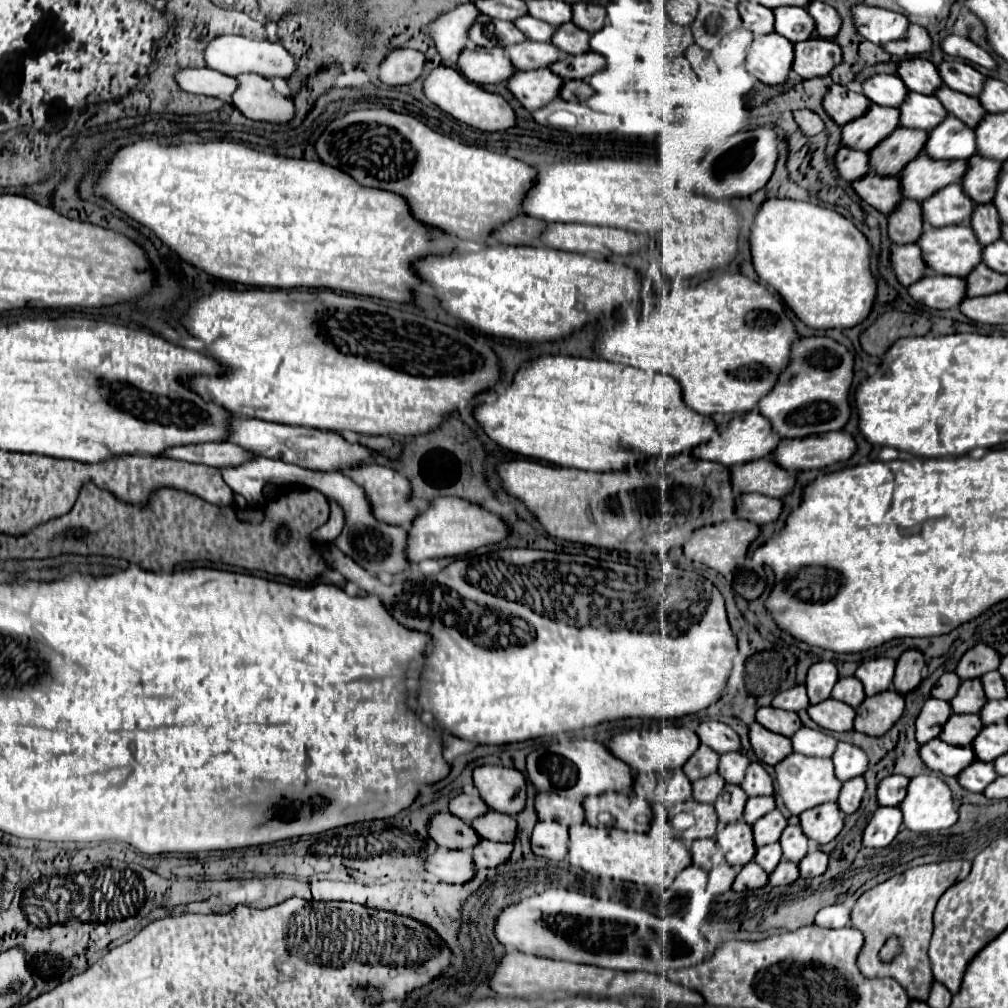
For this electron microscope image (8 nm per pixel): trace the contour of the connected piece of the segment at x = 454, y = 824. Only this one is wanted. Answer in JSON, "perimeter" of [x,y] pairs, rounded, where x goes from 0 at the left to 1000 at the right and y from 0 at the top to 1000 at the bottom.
{"perimeter":[[[447,807],[432,809],[426,818],[426,828],[436,840],[443,842],[469,842],[469,838],[477,836],[471,822]]]}

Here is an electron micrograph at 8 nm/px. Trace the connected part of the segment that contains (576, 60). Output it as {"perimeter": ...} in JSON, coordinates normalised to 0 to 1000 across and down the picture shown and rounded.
{"perimeter":[[[584,51],[578,55],[559,55],[553,63],[547,64],[547,70],[559,78],[582,78],[598,66],[598,55]]]}

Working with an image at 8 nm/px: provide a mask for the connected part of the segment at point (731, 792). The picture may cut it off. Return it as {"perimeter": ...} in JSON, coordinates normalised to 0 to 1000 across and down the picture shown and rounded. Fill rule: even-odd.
{"perimeter":[[[719,779],[719,785],[709,795],[709,803],[715,818],[723,818],[727,814],[737,814],[737,805],[741,797],[741,787],[731,779]]]}

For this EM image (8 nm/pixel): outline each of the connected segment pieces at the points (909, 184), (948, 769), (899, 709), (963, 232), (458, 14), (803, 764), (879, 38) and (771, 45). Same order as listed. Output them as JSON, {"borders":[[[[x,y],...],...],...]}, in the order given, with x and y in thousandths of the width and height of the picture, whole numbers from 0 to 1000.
{"borders":[[[[916,152],[892,174],[896,193],[914,201],[916,195],[924,195],[930,191],[930,188],[936,188],[943,182],[953,182],[957,168],[957,160],[930,160]]],[[[926,733],[920,739],[914,739],[914,751],[922,759],[922,763],[932,765],[936,769],[949,771],[953,763],[959,763],[967,755],[963,741],[949,741],[938,735]]],[[[878,686],[868,691],[860,691],[850,701],[848,725],[870,731],[878,729],[896,709],[898,693],[890,686]]],[[[941,223],[941,225],[922,225],[910,239],[918,251],[920,265],[938,271],[957,275],[969,261],[973,261],[975,243],[961,223]]],[[[463,3],[438,15],[424,27],[426,37],[432,41],[434,51],[441,61],[439,64],[447,64],[449,68],[453,68],[453,57],[465,43],[465,29],[475,15],[477,11],[469,3]]],[[[785,747],[781,753],[777,753],[771,761],[769,761],[769,781],[771,787],[777,791],[781,803],[787,809],[795,809],[799,803],[807,803],[811,799],[816,797],[830,797],[832,785],[836,775],[830,773],[828,763],[826,763],[826,755],[824,753],[813,753],[813,751],[799,751],[793,747]]],[[[848,5],[844,7],[844,13],[852,33],[868,45],[900,39],[902,19],[894,13],[862,5]]],[[[753,35],[741,53],[739,66],[759,84],[777,84],[787,64],[787,41],[775,35]]]]}

